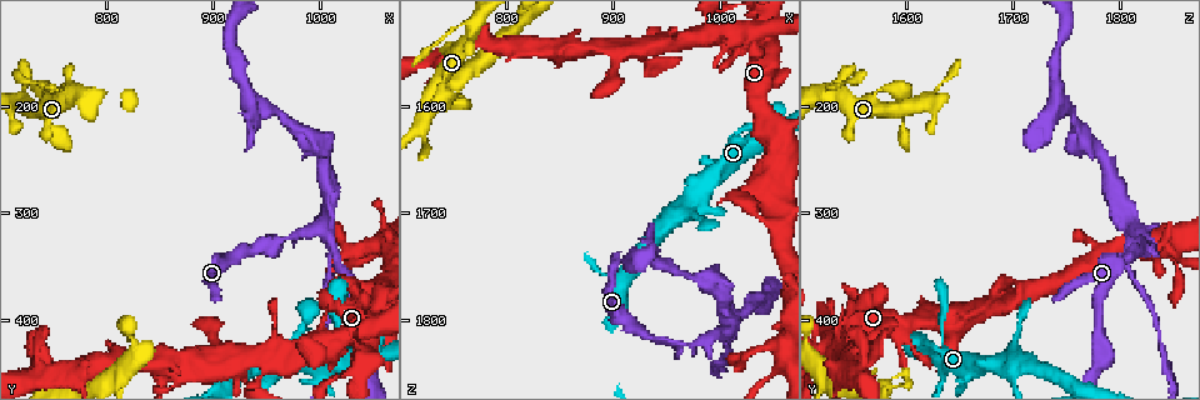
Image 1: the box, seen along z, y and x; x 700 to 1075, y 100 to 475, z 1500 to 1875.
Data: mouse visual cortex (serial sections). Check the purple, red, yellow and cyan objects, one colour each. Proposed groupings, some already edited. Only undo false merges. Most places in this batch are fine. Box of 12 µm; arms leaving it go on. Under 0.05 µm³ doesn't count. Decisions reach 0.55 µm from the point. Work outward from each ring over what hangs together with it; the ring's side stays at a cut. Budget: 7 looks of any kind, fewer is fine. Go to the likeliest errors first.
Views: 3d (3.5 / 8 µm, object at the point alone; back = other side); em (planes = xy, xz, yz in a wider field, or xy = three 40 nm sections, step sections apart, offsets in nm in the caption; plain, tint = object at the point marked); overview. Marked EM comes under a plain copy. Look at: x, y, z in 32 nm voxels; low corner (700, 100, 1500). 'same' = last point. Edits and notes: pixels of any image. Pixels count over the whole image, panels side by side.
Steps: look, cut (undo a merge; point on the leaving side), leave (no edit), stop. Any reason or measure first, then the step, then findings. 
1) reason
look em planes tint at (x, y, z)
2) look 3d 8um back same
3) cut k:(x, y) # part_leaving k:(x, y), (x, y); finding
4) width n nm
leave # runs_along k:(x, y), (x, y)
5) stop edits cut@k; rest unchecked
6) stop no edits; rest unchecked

three arms meet
look 3d 3.5um at (1018, 344, 1806)

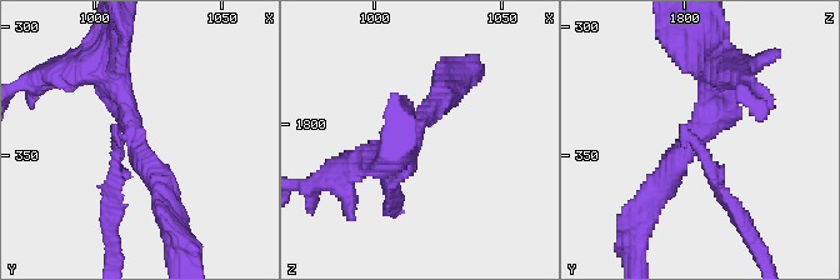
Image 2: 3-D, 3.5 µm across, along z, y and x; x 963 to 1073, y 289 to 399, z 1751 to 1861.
arms 3; arm_widths 150, 300, 350 nm
look em xy step 5 tint at (1015, 342, 1805)

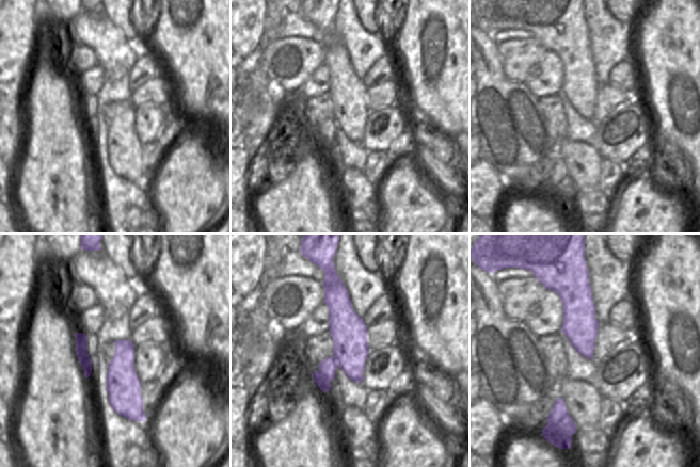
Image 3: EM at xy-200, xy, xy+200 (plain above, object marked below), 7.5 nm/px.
cut 2:(719, 179) # part_leaving 2:(695, 143), (756, 246); two cells meet here

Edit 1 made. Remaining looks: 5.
branch point
look 3d 8um at (1040, 416, 1532)

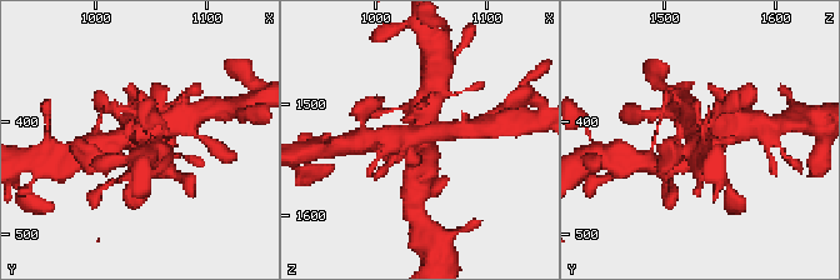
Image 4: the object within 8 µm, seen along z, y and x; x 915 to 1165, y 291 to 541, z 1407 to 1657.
shape alone is not enough
look em xy step 1 tint at (1042, 416, 1532)

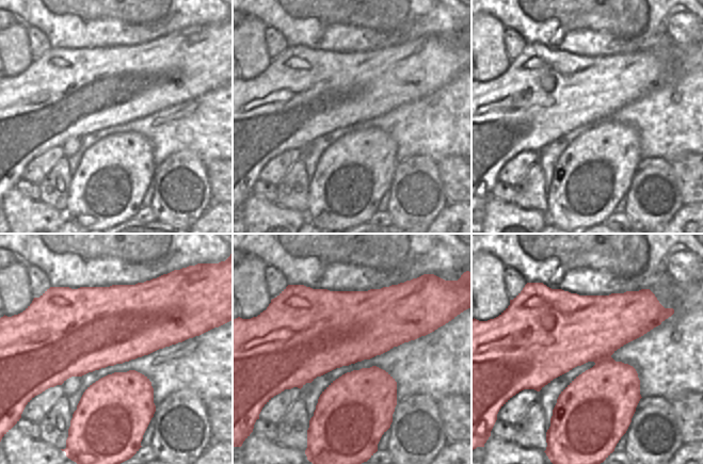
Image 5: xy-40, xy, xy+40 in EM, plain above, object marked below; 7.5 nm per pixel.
leave # runs_along 4:(419, 168), (421, 139), (390, 141); all the same cell

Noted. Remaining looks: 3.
look 3d 3.5um at (770, 186, 1524)

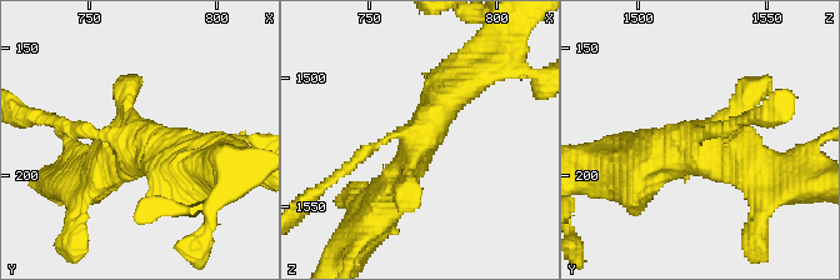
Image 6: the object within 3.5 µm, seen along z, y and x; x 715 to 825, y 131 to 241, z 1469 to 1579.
look em xy step 3 tint at (768, 188, 1524)

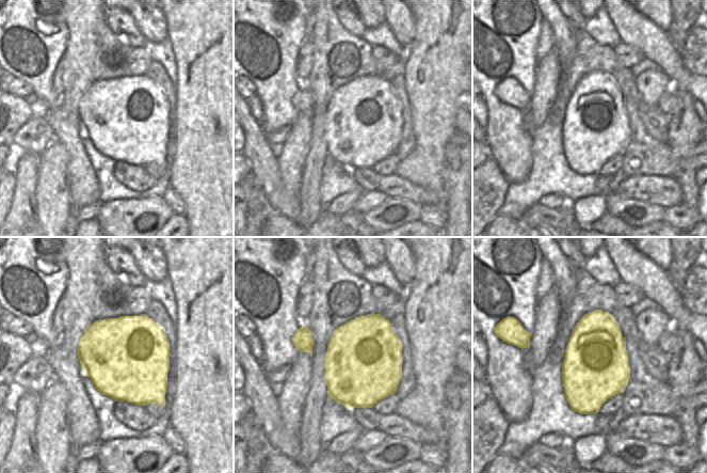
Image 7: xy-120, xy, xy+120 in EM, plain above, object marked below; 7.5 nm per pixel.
leave # runs_along 6:(380, 204), (445, 93), (465, 83); continuous, no second cell

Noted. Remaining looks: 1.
stop edits cut@2; rest unchecked

